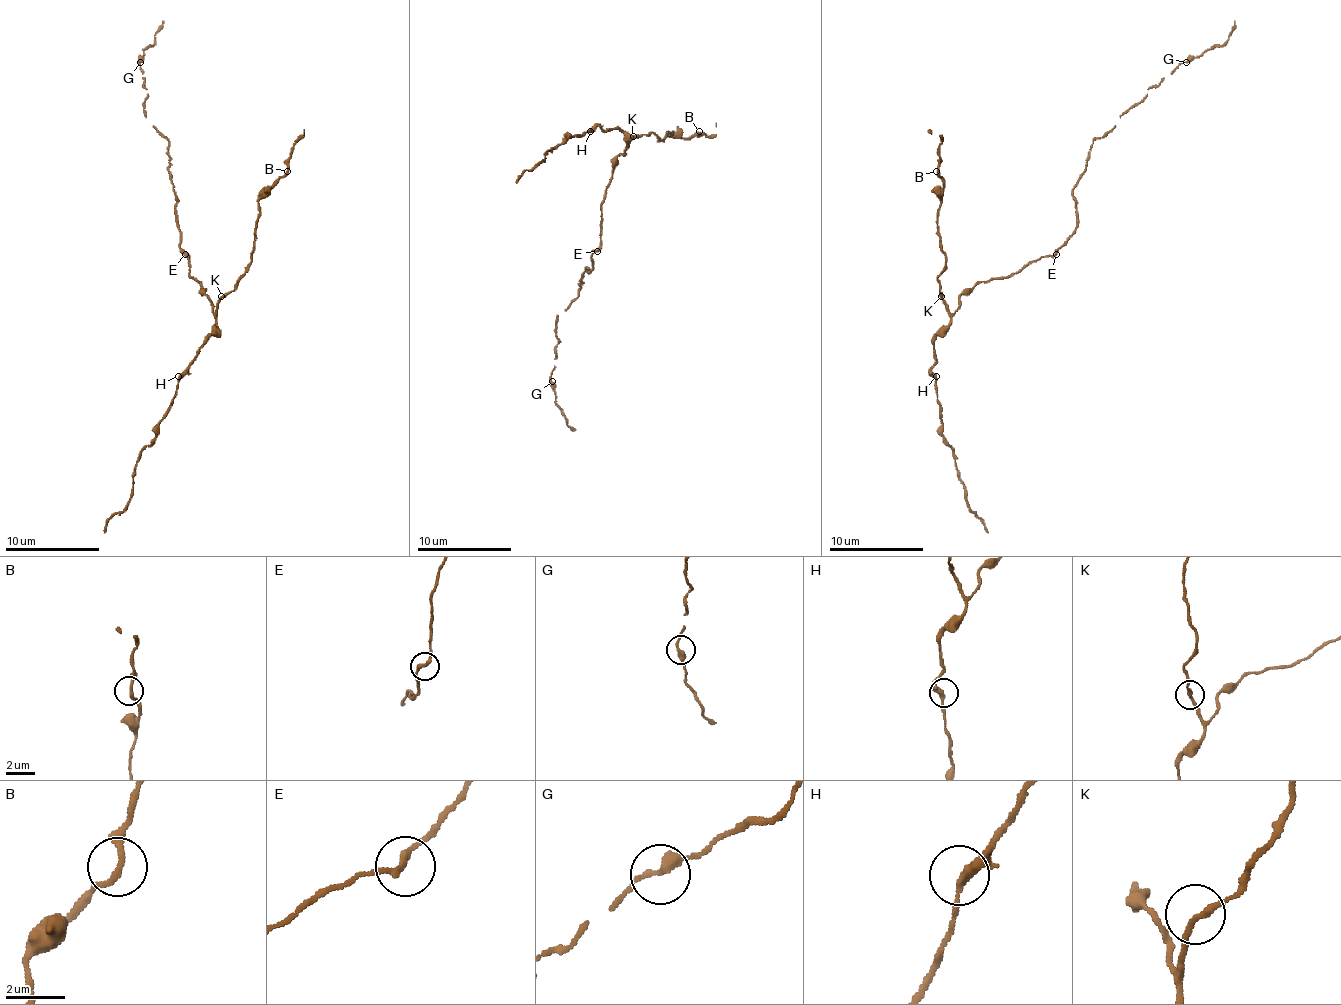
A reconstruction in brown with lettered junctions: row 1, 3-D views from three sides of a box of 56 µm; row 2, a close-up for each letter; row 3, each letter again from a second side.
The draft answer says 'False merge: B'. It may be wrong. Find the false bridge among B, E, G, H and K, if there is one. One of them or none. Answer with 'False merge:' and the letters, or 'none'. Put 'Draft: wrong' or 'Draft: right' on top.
Draft: wrong
False merge: none

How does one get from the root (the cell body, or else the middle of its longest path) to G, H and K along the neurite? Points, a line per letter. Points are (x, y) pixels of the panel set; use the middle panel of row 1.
G: (602, 219), (592, 268), (585, 268), (578, 297), (557, 315), (559, 344), (555, 348), (552, 381)
H: (602, 219), (602, 202), (614, 160), (623, 153), (628, 138), (618, 129), (595, 127), (590, 131)
K: (602, 219), (602, 202), (614, 160), (628, 148), (633, 136)

